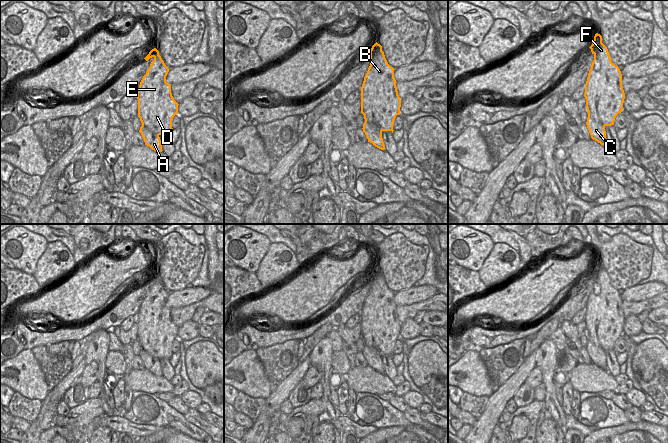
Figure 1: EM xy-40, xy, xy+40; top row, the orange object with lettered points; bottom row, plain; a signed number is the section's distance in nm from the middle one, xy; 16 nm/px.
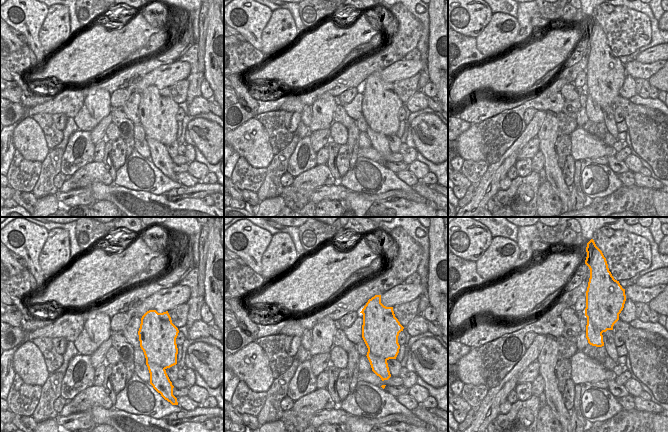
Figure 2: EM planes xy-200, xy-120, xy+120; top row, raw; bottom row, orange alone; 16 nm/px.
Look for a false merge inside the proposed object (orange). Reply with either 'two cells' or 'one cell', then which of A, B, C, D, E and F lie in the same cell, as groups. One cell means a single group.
two cells | A C / B D E F

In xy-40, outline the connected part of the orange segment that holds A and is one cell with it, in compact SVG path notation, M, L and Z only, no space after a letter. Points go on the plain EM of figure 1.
M141 350L139 356L141 357L145 369L149 370L152 374L156 376L162 376L162 369L161 364L158 358L153 357L149 353L147 353L145 350Z

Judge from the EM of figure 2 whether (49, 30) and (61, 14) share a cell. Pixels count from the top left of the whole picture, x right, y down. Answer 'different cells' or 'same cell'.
same cell

